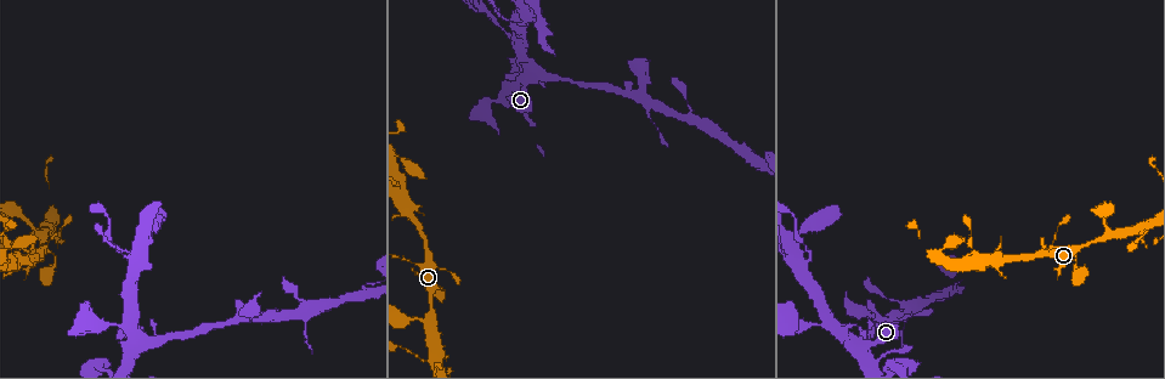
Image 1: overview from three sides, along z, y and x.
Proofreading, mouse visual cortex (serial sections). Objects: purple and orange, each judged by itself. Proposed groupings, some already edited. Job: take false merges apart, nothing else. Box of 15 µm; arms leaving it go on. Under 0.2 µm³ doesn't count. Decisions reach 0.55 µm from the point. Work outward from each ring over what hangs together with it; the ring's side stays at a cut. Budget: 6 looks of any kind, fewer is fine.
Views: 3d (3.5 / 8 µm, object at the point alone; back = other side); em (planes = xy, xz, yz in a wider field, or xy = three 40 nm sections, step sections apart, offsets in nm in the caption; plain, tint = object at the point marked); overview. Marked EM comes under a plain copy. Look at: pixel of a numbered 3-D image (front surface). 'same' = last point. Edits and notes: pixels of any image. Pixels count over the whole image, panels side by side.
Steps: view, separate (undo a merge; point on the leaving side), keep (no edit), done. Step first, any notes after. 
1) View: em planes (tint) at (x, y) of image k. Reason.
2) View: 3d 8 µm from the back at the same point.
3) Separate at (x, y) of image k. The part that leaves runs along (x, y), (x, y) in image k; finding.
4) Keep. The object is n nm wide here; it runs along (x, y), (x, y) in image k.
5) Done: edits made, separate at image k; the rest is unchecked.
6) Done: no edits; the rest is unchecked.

View: 3d 3.5 µm at (132, 323) of image 1. Three arms meet.

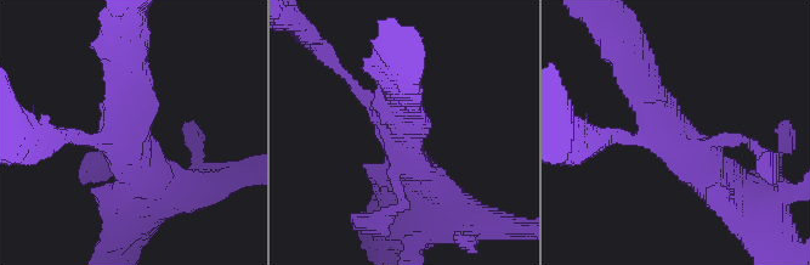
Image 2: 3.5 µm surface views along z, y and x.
View: em xy step 5 (tint) at (128, 135) of image 2.

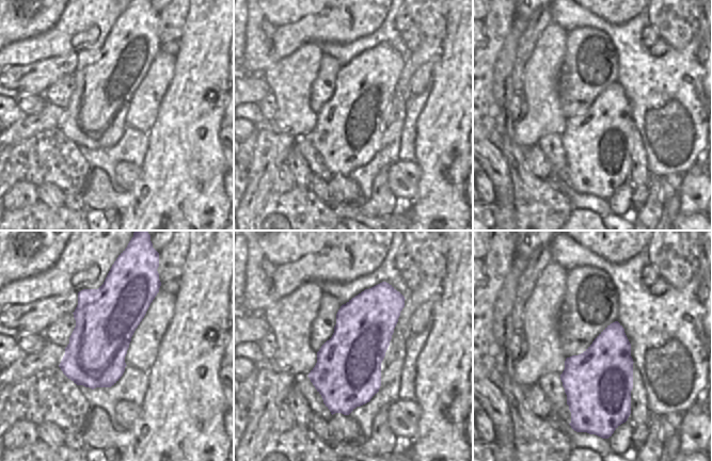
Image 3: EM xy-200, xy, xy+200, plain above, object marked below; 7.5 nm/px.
Keep. It runs along (729, 187), (673, 135), (633, 63) in image 2; one cell here.

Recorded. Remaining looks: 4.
View: 3d 3.5 µm at (806, 249) of image 1. A narrow waist.

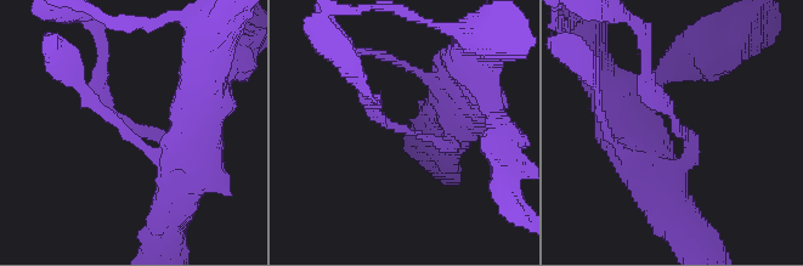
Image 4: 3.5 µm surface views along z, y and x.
View: em planes (tint) at (679, 132) of image 4. The arms are 200, 200 nm wide; need the tissue.

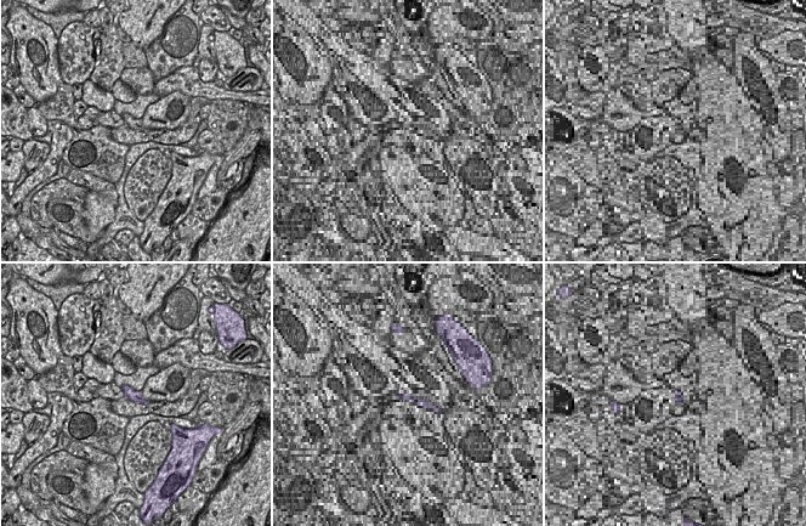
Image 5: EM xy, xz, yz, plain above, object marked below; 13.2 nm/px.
Keep. It runs along (185, 174), (100, 100), (103, 69) in image 4; all the same cell.

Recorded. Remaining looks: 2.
View: 3d 8 µm at (435, 360) of image 1. Thin arm on a thick one.

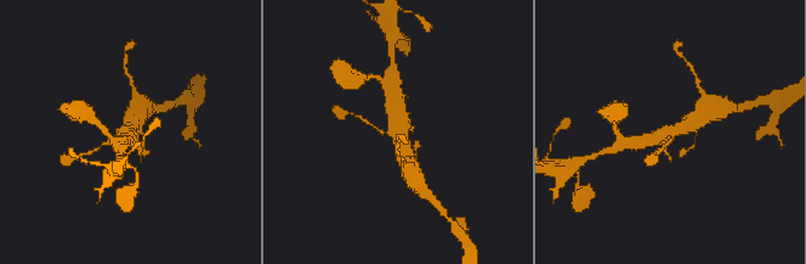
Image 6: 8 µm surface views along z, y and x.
View: em planes (tint) at (122, 129) of image 6. Now the EM.

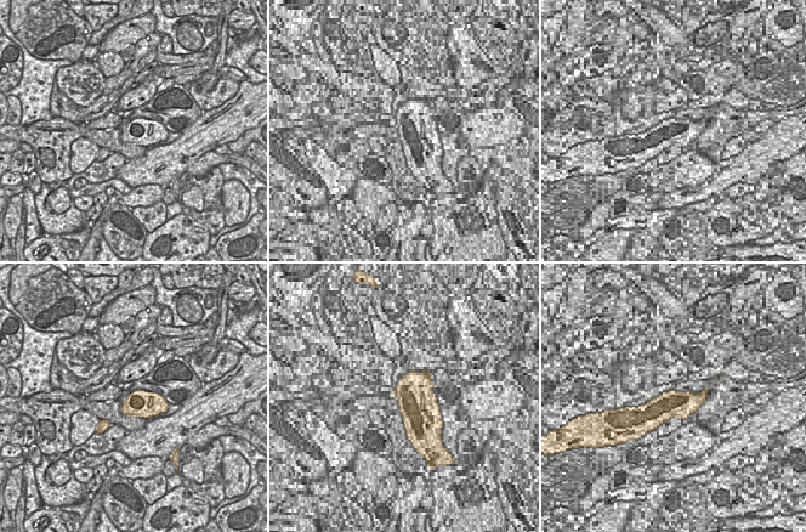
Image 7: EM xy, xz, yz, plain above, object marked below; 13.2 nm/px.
Keep. It runs along (637, 142), (680, 129), (693, 114) in image 6; continuous, no second cell.

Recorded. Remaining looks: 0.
Done: no edits; the rest is unchecked.

